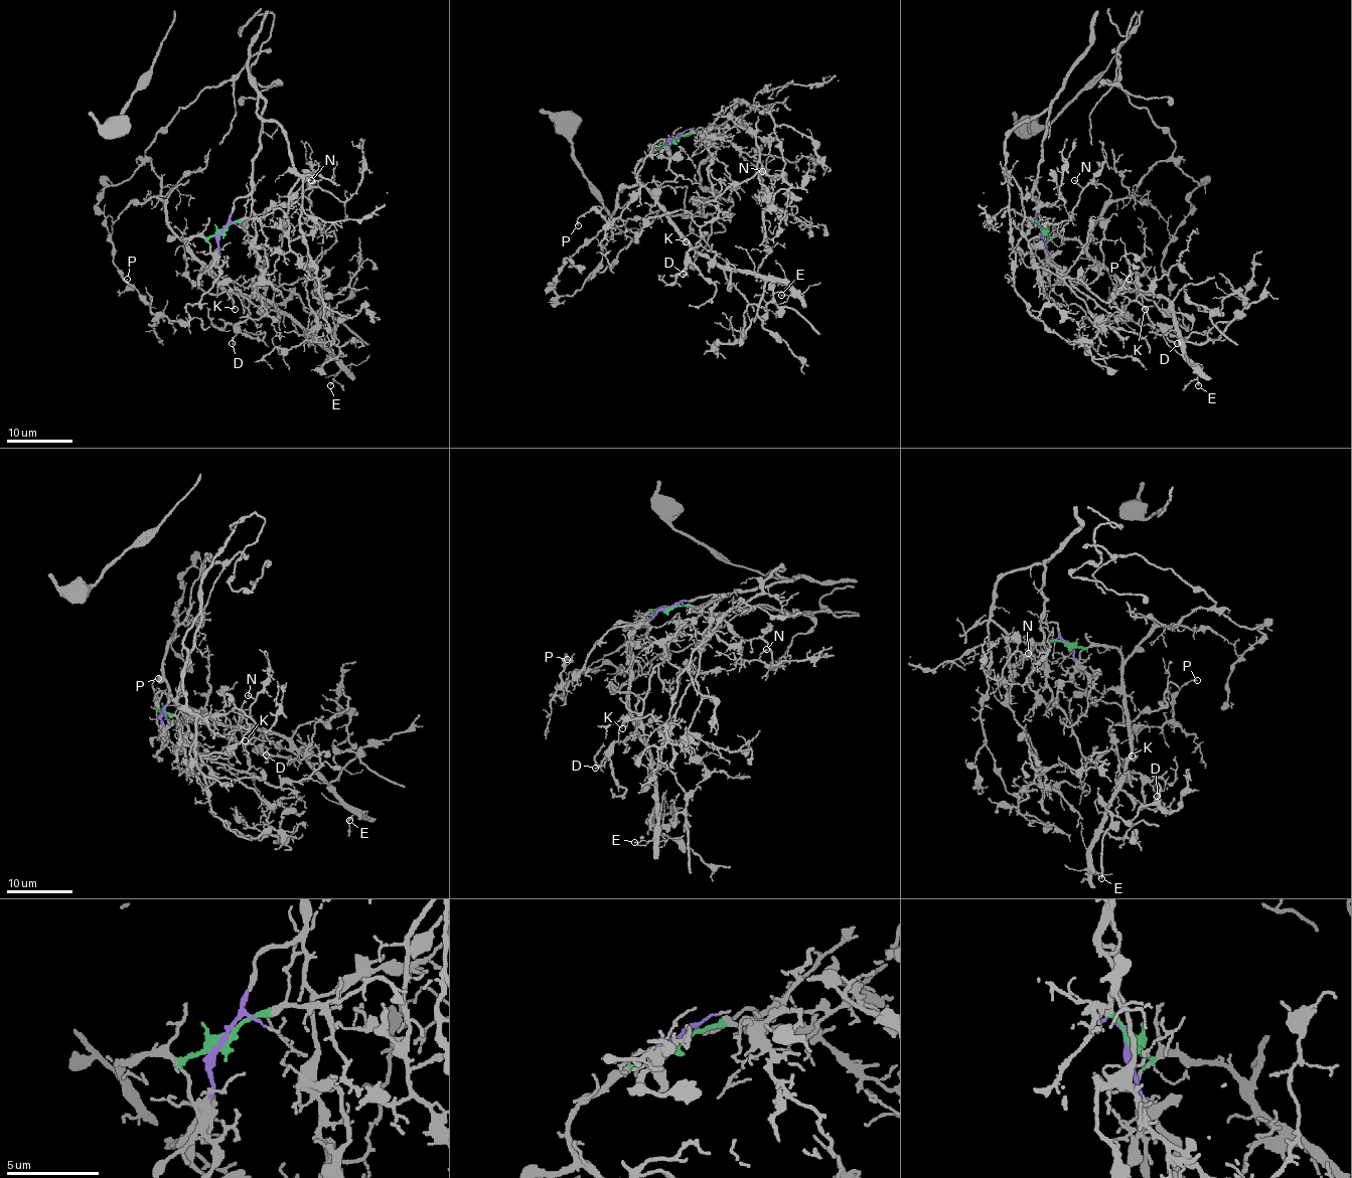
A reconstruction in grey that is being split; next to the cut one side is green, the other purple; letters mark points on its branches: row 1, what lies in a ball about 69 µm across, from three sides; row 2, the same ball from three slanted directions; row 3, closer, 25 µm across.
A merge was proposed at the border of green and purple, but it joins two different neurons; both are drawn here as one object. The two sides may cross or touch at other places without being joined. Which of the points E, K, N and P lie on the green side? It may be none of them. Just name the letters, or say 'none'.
E, K

